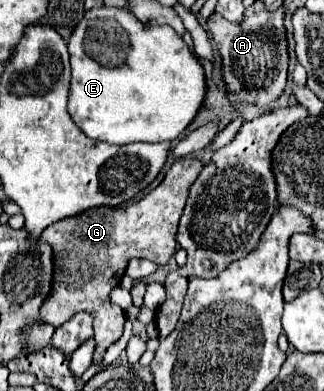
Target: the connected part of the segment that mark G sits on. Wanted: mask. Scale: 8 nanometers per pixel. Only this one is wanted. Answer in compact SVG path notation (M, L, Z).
M177 159L165 175L165 179L141 201L127 207L103 205L87 209L79 215L65 217L49 225L41 233L41 237L53 245L55 253L53 293L49 295L49 299L45 299L41 307L41 317L45 323L61 327L65 321L69 321L69 317L73 317L79 311L93 313L94 340L97 341L93 363L99 363L107 347L123 335L125 313L121 307L109 303L111 289L119 285L129 259L157 259L161 261L161 267L167 265L167 261L175 253L177 223L187 201L189 185L193 185L201 169L203 163L199 159Z

